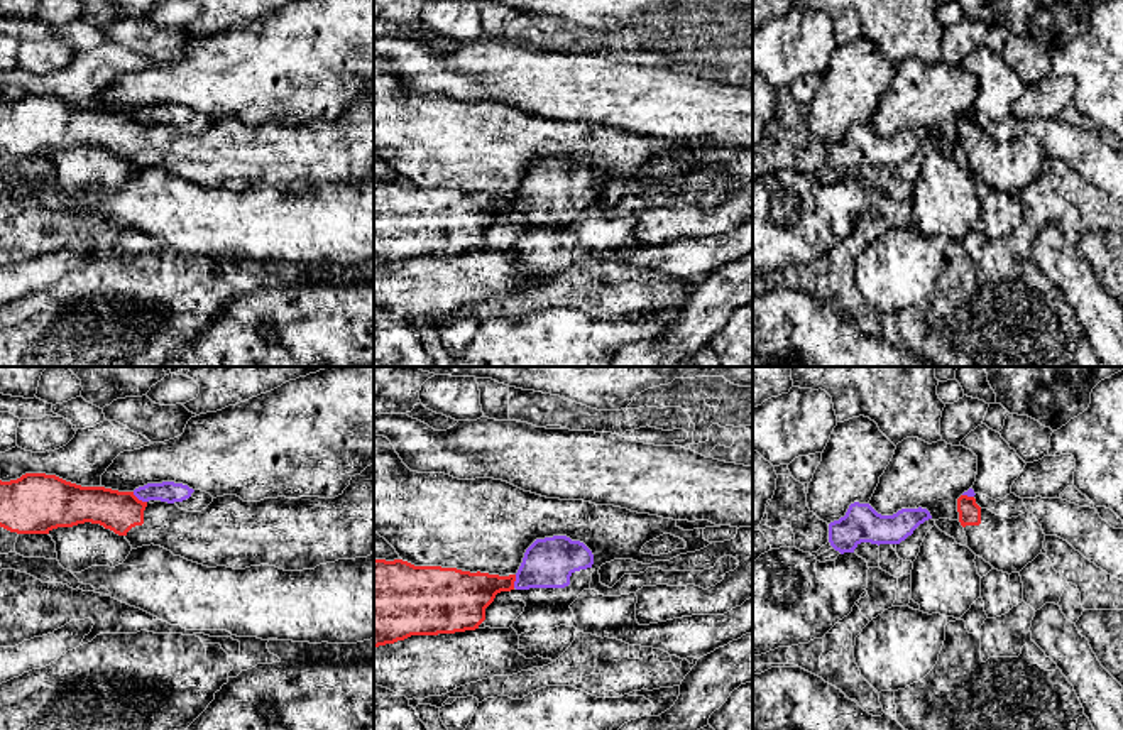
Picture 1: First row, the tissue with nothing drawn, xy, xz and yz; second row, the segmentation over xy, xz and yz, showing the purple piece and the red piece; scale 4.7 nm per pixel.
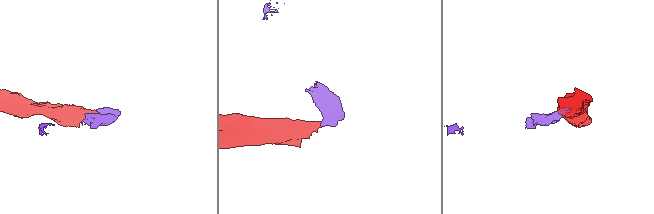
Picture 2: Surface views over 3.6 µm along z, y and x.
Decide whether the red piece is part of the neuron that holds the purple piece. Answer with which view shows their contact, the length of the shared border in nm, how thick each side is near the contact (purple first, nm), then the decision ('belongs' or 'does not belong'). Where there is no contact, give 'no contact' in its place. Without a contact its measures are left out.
contact in xy; length 90 nm; calibres 100 and 190 nm; does not belong

